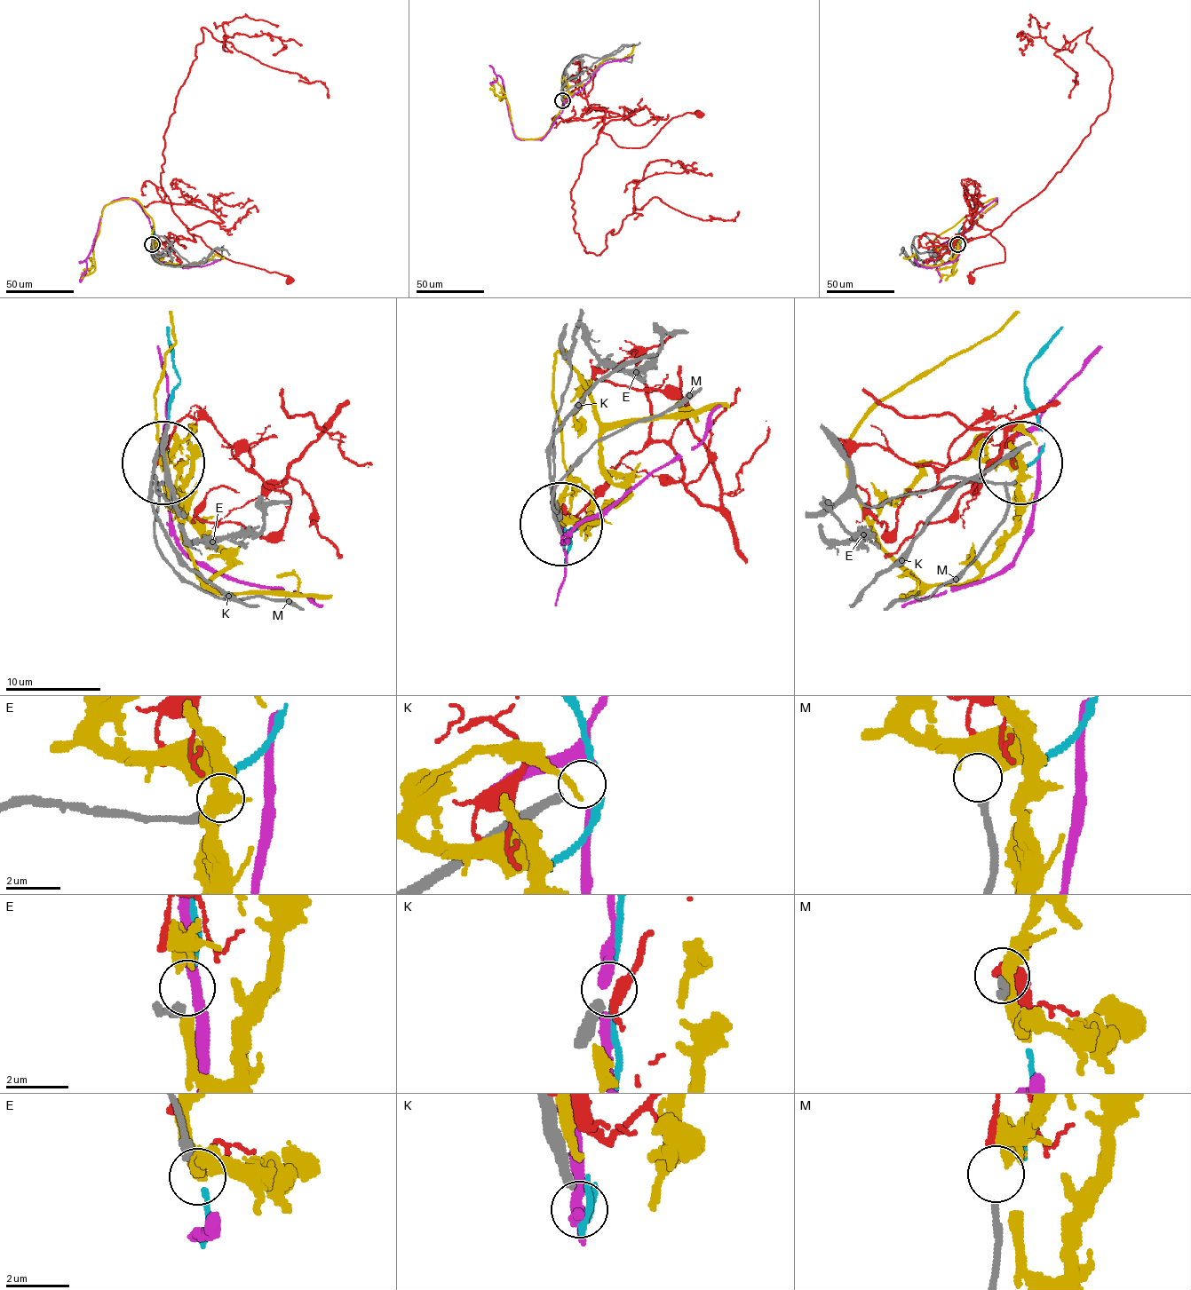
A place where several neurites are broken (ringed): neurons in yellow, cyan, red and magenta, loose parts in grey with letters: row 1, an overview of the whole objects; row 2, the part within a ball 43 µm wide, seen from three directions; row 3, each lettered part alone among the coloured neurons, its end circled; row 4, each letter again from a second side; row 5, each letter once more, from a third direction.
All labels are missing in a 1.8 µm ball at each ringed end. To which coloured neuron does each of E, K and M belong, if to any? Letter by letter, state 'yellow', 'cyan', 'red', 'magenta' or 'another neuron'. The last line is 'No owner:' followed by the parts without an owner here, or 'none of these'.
E: cyan
K: another neuron
M: another neuron
No owner: K, M

